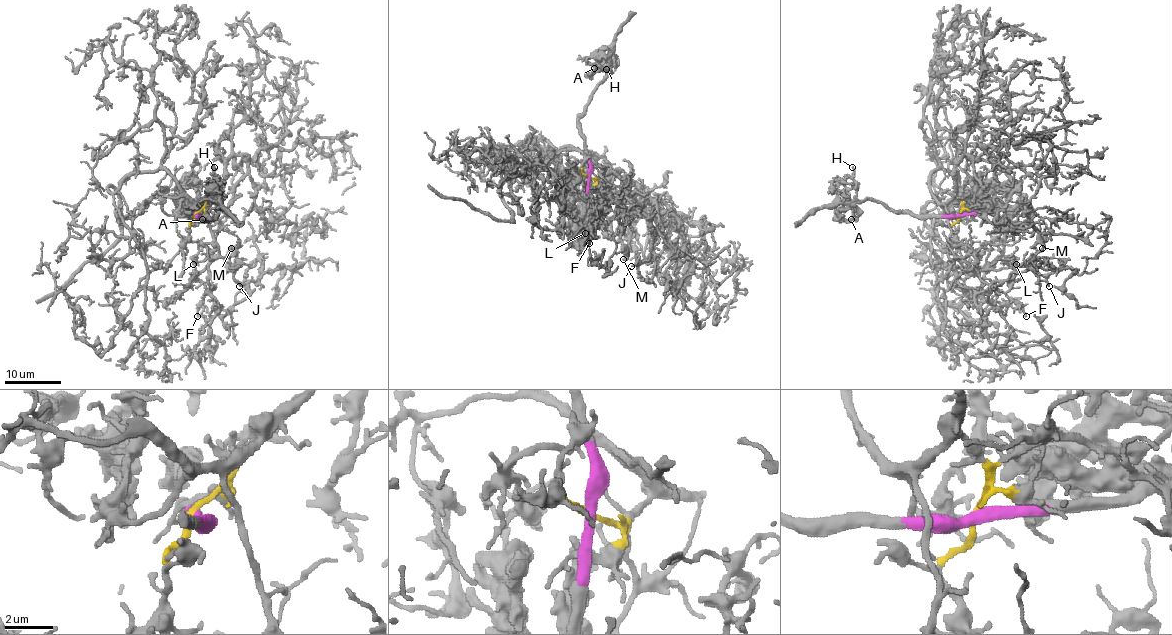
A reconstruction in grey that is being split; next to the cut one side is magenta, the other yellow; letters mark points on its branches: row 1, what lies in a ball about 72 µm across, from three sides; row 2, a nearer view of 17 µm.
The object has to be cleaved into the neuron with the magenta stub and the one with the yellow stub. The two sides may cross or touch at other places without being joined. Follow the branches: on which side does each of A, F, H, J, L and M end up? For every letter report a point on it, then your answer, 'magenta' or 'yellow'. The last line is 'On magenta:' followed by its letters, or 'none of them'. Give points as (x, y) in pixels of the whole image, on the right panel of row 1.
A: (851, 219) | magenta
F: (1026, 316) | yellow
H: (852, 167) | magenta
J: (1049, 286) | yellow
L: (1016, 264) | yellow
M: (1042, 248) | yellow
On magenta: A, H

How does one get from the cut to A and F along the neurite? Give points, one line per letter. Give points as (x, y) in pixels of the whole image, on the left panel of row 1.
A: (196, 214), (186, 213), (201, 200), (214, 200), (201, 213), (203, 220)
F: (196, 214), (211, 197), (203, 210), (218, 246), (208, 266), (211, 291), (197, 316)

